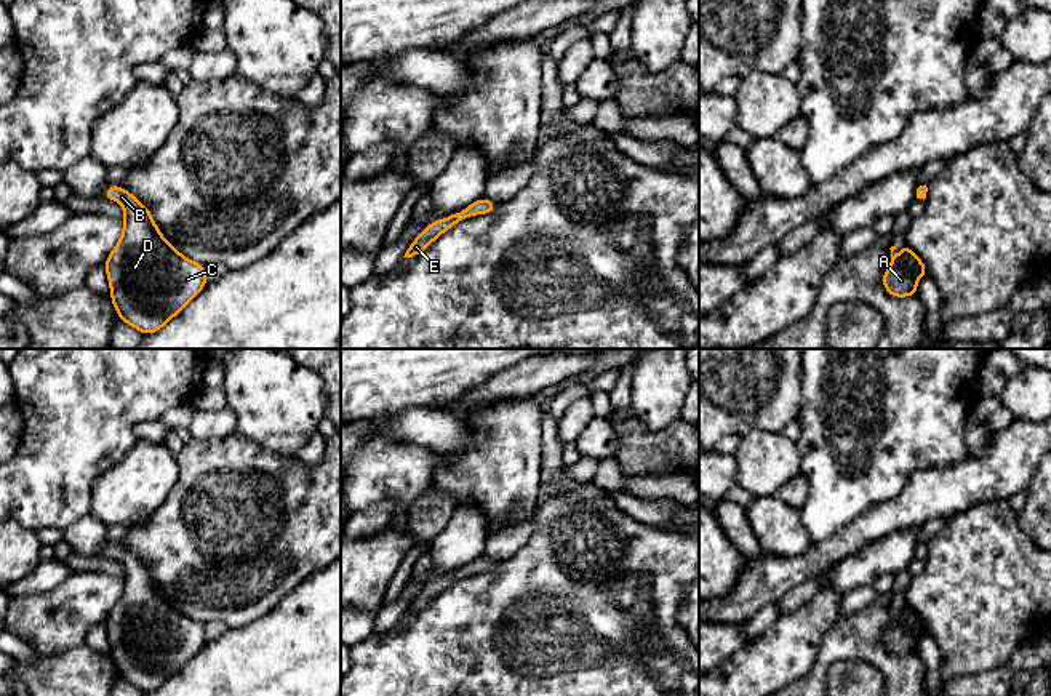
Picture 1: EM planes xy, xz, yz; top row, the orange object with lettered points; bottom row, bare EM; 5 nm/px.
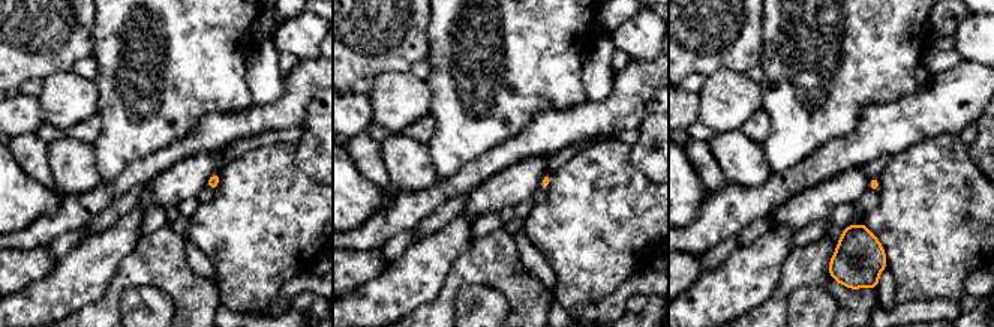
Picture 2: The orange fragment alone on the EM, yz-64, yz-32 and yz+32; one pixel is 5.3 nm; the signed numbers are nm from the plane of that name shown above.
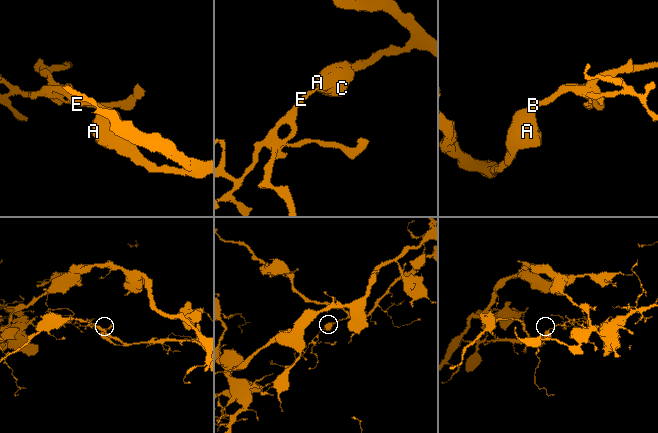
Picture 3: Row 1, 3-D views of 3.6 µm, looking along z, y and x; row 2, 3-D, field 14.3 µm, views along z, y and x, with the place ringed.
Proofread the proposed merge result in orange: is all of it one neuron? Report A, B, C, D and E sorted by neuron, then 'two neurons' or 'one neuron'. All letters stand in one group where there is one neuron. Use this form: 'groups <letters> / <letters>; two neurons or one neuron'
groups A B C D E; one neuron

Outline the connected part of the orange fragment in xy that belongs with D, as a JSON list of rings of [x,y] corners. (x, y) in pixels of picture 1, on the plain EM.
[[[109,544],[106,555],[125,566],[123,592],[104,622],[110,659],[123,680],[155,691],[205,646],[205,624],[174,608],[133,552]]]

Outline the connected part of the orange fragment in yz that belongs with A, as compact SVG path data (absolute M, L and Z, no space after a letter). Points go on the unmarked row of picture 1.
M905 603L899 608L901 616L896 616L893 610L896 605L891 605L891 622L883 634L883 645L891 654L915 654L917 653L917 638L923 634L928 634L921 618Z

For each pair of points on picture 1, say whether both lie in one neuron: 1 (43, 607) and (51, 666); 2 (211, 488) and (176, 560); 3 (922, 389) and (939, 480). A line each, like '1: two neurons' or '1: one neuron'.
1: two neurons
2: one neuron
3: two neurons

